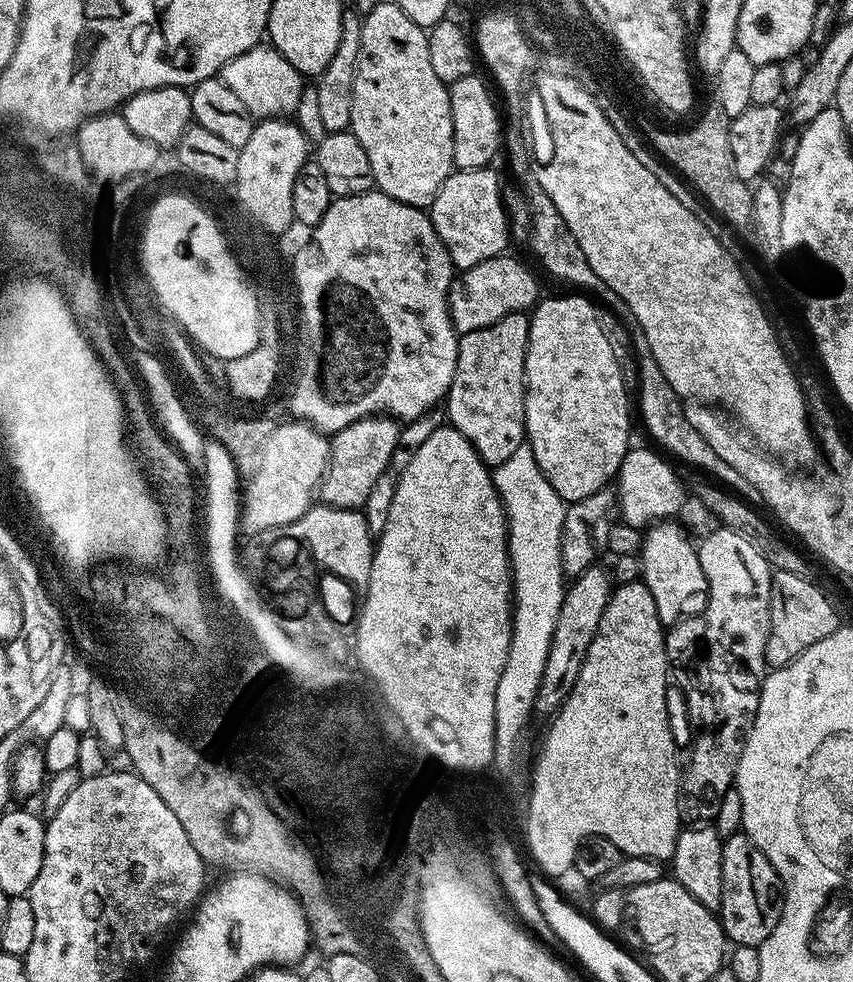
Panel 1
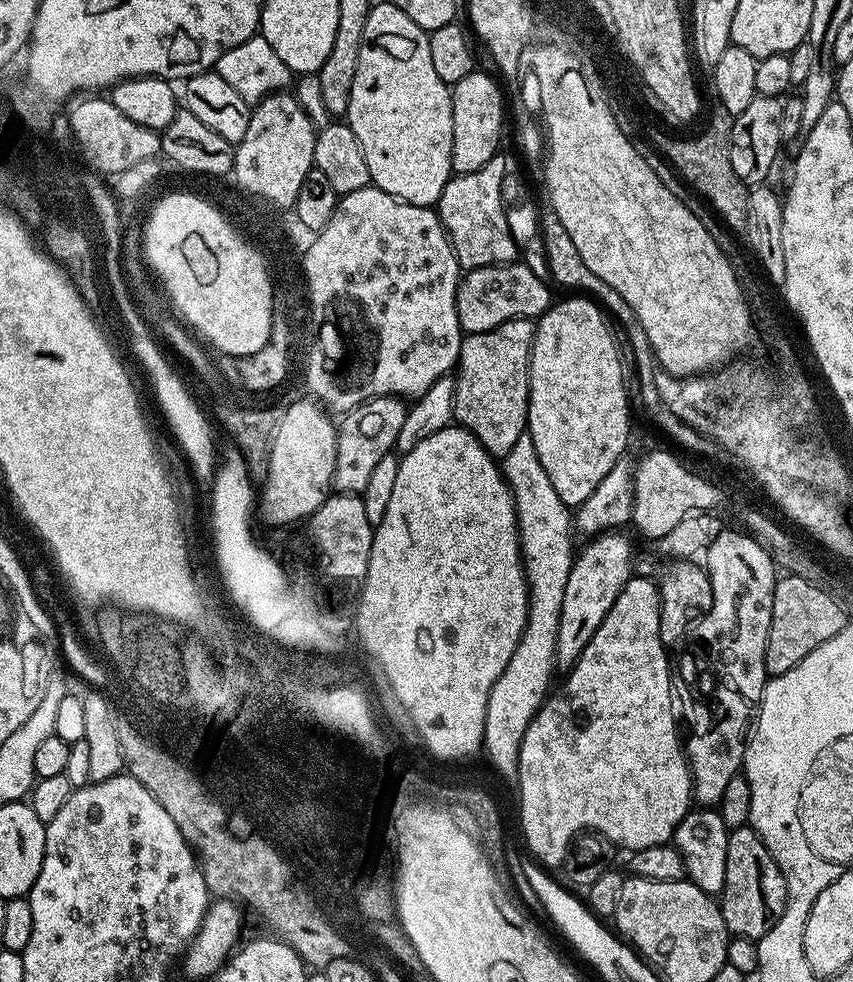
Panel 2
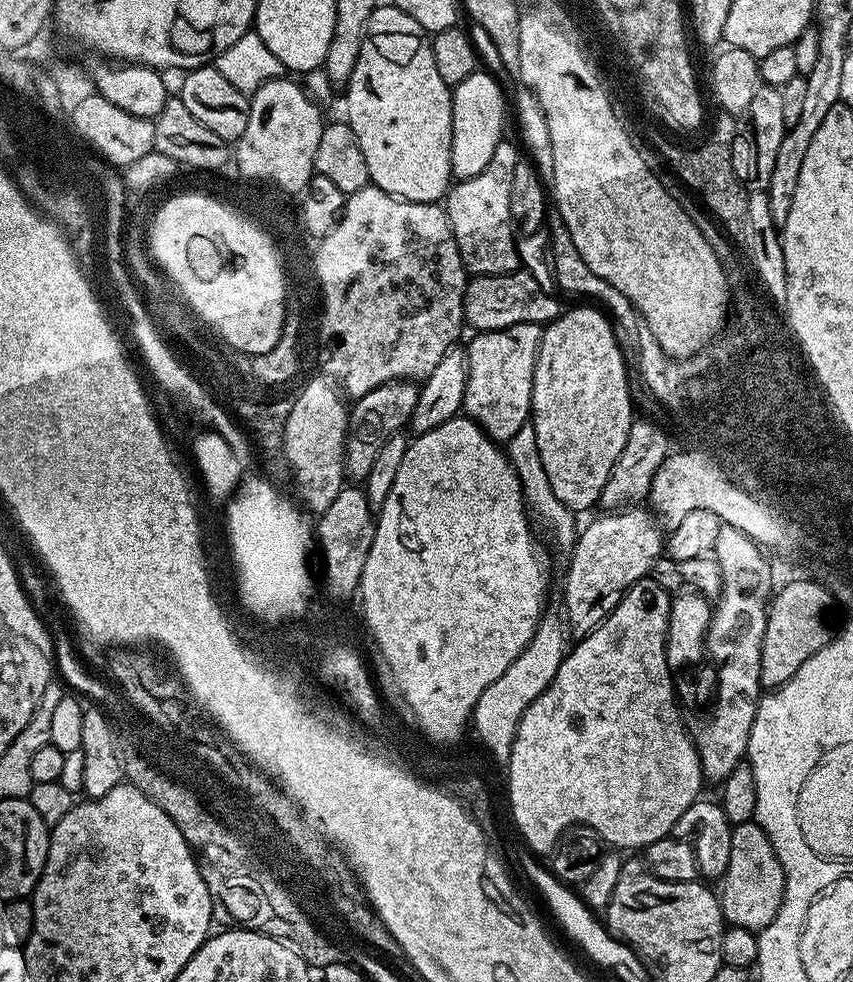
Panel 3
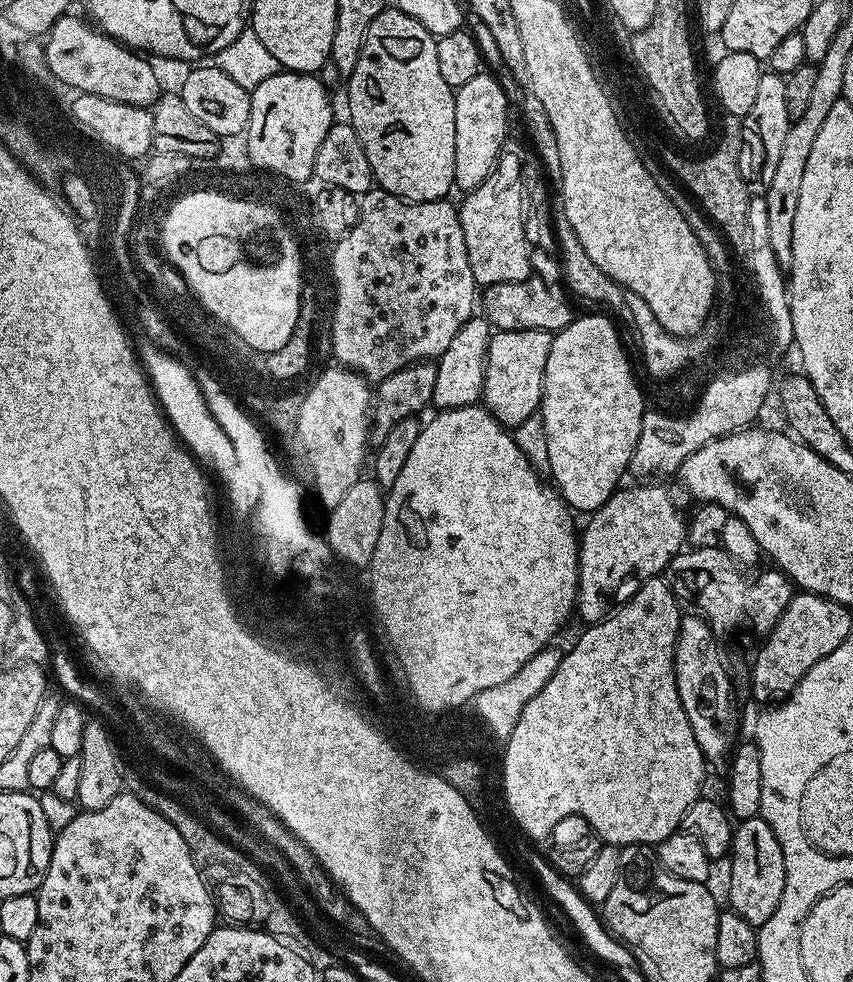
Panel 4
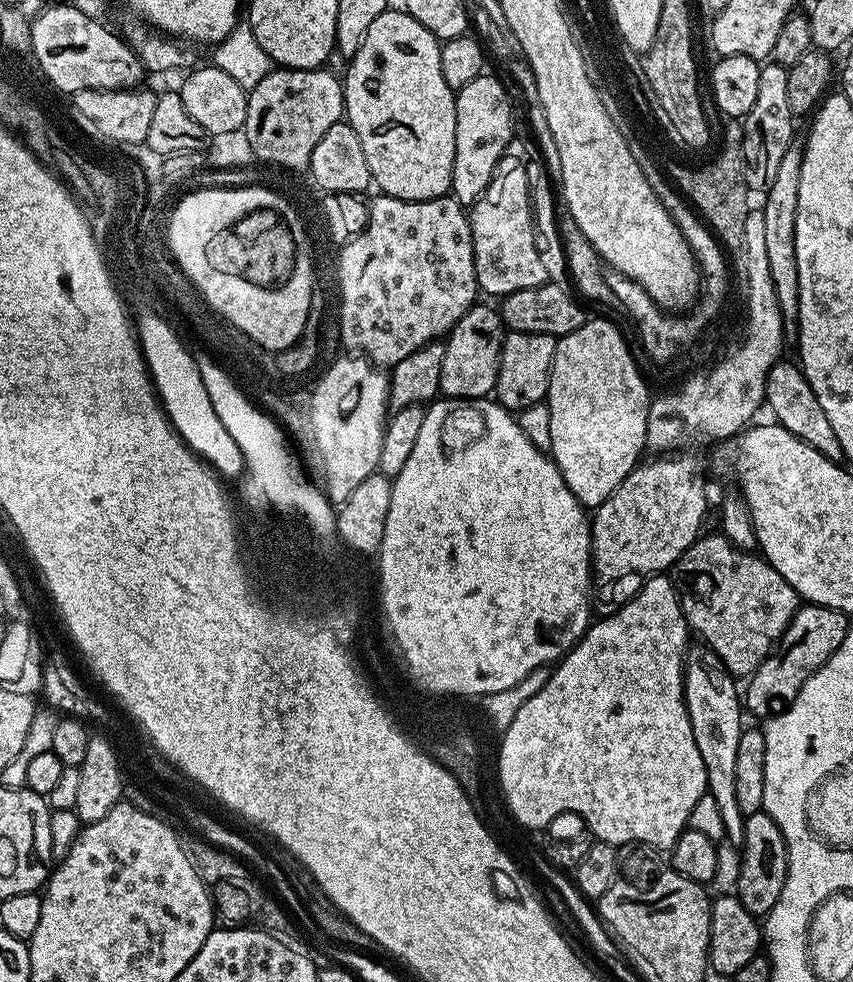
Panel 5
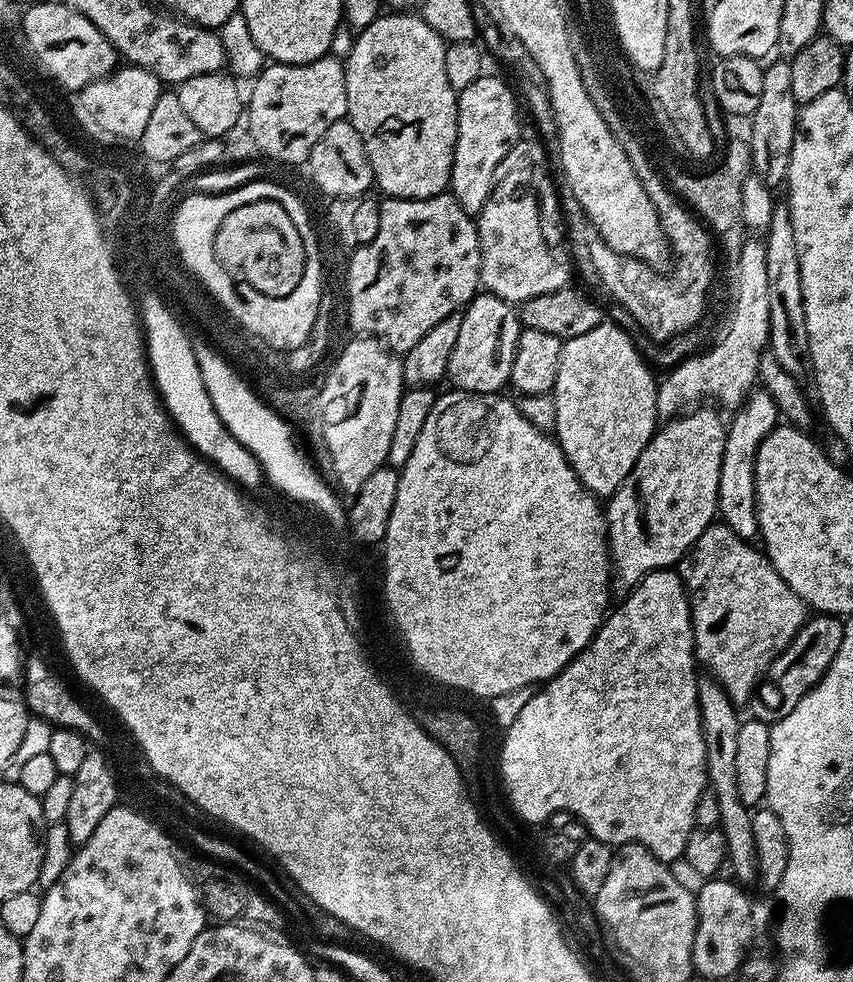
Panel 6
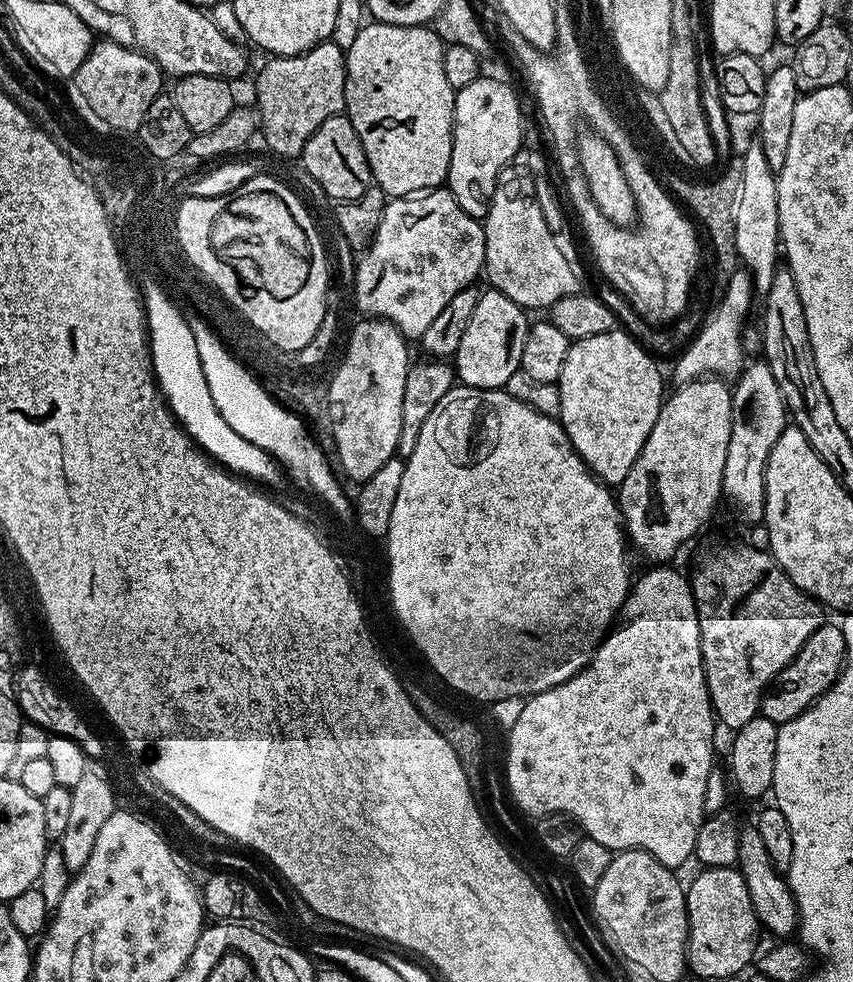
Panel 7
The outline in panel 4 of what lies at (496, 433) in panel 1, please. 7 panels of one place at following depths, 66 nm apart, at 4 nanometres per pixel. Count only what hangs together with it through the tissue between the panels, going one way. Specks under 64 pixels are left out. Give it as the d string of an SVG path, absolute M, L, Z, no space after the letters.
M542 330L493 331L486 350L483 407L509 430L515 430L526 418L537 415L544 389L546 354L550 352L553 333Z

